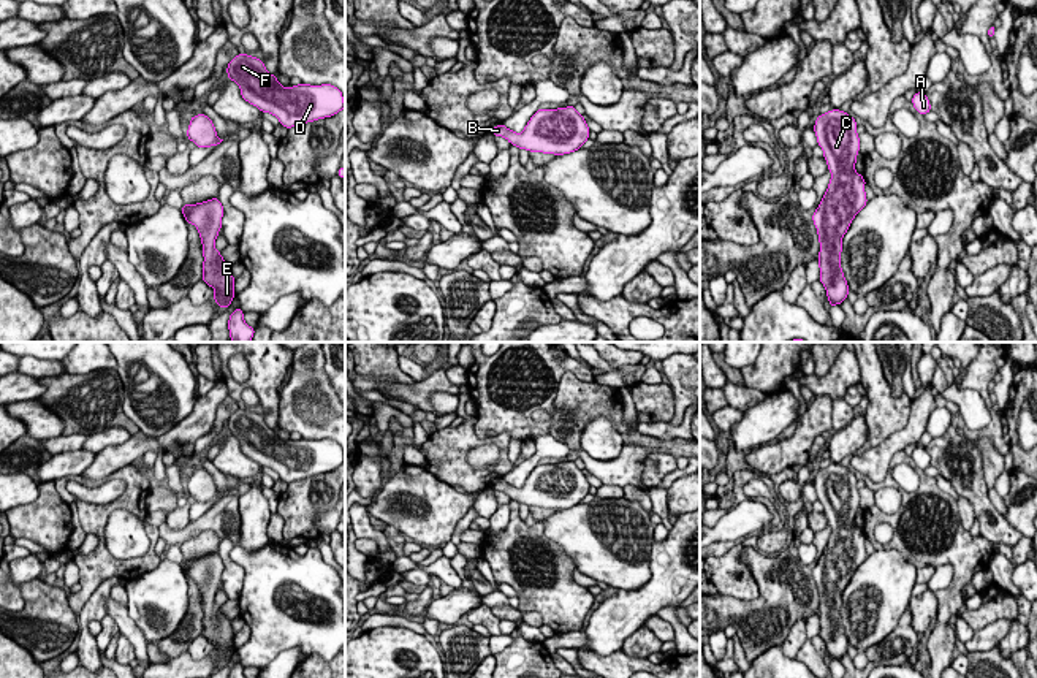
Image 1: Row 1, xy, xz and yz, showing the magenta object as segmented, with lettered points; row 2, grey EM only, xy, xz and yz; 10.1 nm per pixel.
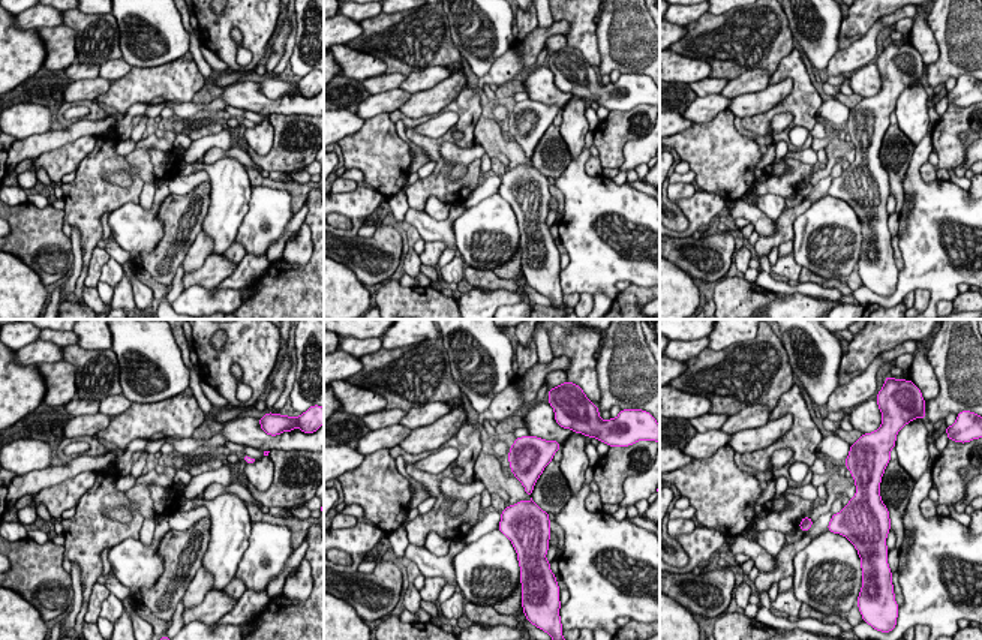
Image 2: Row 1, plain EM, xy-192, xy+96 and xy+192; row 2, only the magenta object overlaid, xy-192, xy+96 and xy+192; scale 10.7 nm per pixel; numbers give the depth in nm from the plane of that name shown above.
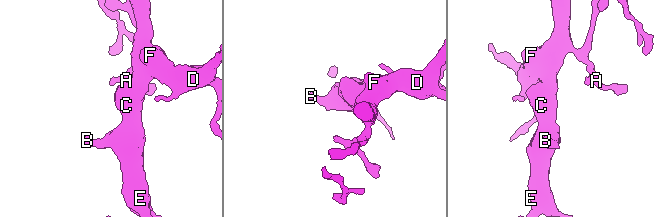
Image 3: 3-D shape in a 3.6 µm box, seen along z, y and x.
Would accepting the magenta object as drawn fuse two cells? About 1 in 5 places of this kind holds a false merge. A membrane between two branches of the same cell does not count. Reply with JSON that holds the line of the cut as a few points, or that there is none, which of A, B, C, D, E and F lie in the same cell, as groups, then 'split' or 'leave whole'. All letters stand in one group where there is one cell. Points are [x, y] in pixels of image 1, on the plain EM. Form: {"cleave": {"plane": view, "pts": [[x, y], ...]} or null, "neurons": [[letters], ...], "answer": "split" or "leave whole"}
{"cleave": null, "neurons": [["A", "B", "C", "D", "E", "F"]], "answer": "leave whole"}

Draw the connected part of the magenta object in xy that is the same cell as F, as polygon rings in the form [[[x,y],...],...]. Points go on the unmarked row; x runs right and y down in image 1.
[[[237,409],[226,428],[245,456],[275,470],[285,483],[331,472],[345,463],[344,450],[336,440],[298,439],[287,444],[266,425],[263,415],[249,409]]]

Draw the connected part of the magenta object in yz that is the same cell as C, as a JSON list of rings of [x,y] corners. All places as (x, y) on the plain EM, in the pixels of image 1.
[[[841,464],[820,469],[814,478],[817,499],[831,528],[828,543],[812,569],[820,597],[819,635],[826,645],[828,661],[847,654],[849,640],[841,623],[842,592],[868,558],[866,535],[855,524],[860,507],[857,482],[857,475]]]

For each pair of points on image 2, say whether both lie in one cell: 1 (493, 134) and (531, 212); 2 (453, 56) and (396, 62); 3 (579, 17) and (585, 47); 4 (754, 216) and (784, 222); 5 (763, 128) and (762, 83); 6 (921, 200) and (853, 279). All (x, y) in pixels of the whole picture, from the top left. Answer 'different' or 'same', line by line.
1: same
2: same
3: same
4: different
5: different
6: different

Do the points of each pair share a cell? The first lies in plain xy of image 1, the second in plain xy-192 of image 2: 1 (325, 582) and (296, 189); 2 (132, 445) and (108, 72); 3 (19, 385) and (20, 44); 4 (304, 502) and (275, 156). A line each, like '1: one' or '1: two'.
1: two
2: two
3: two
4: one

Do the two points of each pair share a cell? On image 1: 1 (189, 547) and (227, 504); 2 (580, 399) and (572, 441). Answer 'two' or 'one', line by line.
1: two
2: one

